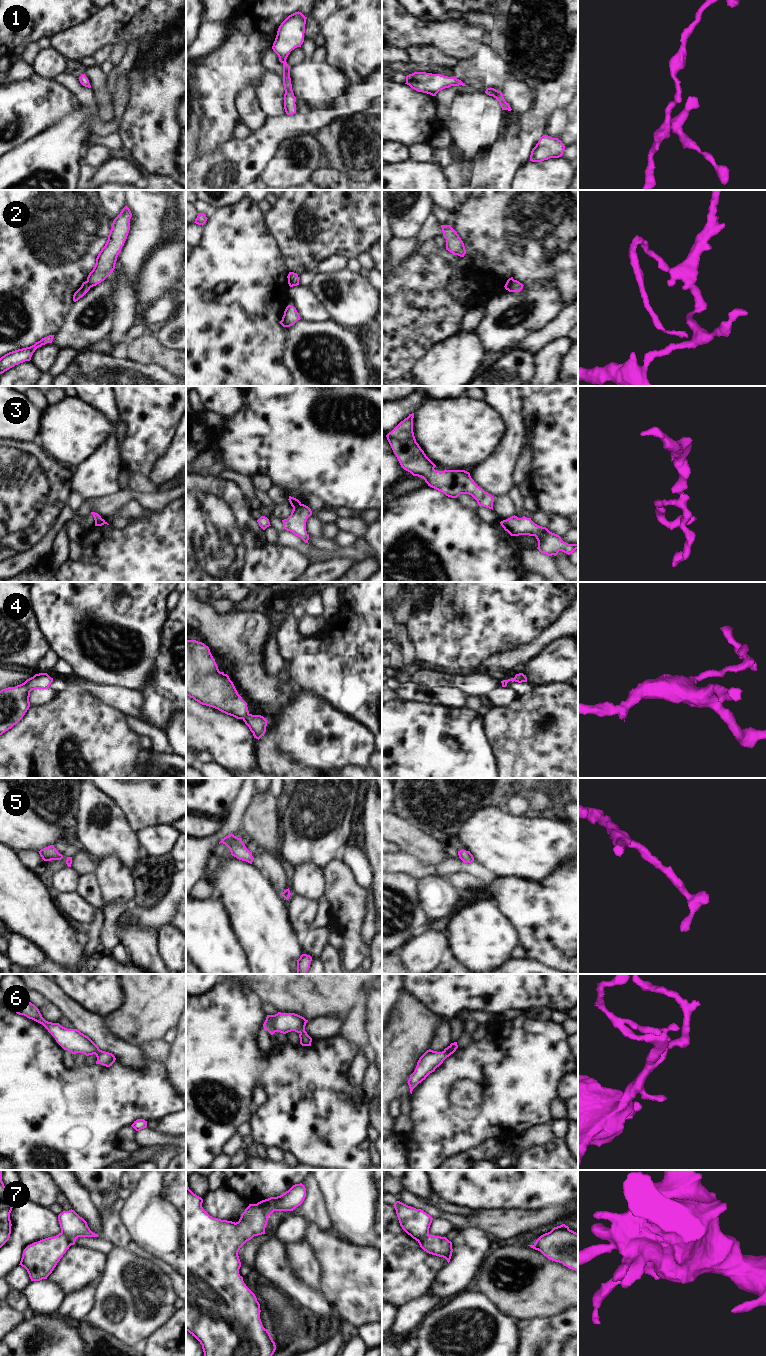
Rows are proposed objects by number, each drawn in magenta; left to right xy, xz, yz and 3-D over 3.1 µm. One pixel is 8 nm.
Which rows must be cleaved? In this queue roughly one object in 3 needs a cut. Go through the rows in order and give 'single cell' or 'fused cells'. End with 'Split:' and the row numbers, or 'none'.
1: single cell
2: fused cells
3: fused cells
4: single cell
5: single cell
6: single cell
7: fused cells
Split: 2, 3, 7

